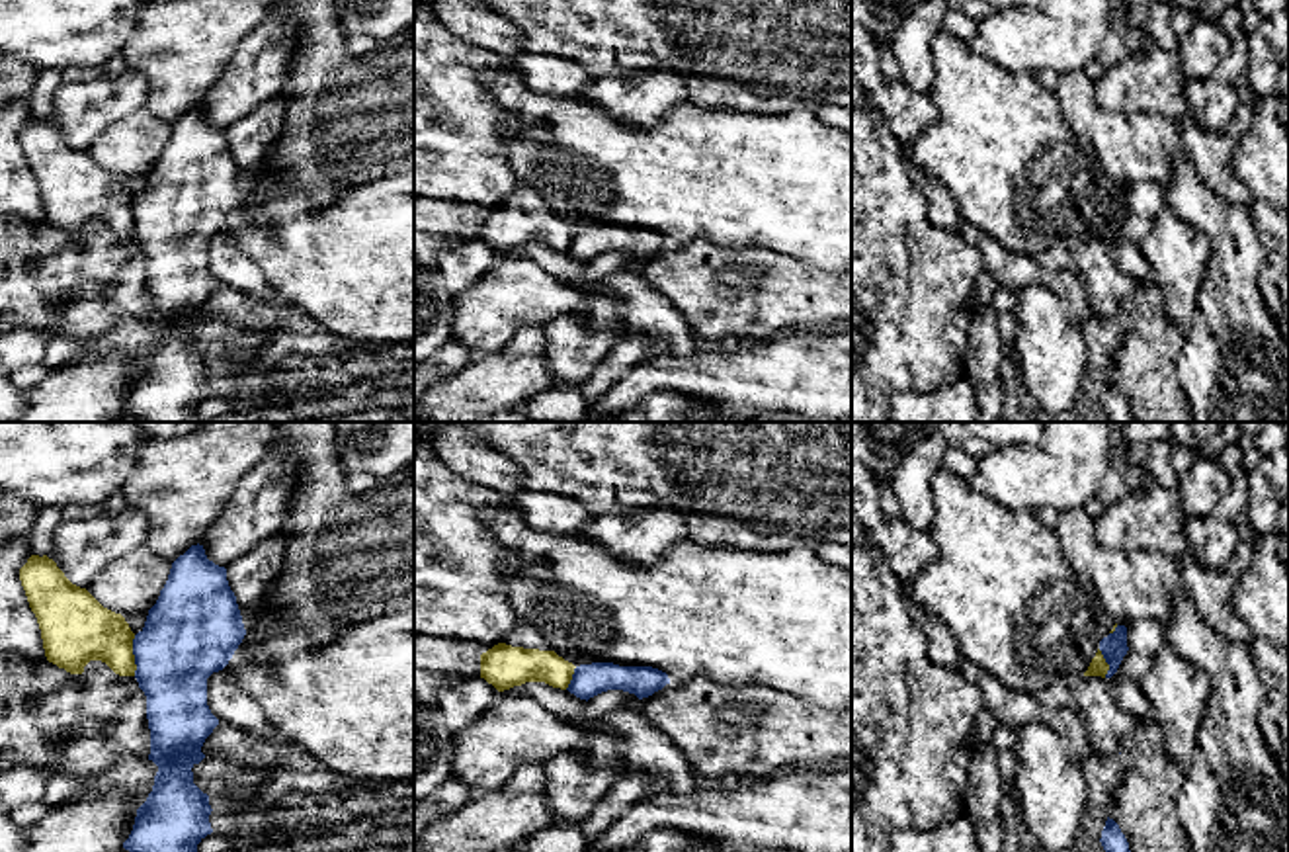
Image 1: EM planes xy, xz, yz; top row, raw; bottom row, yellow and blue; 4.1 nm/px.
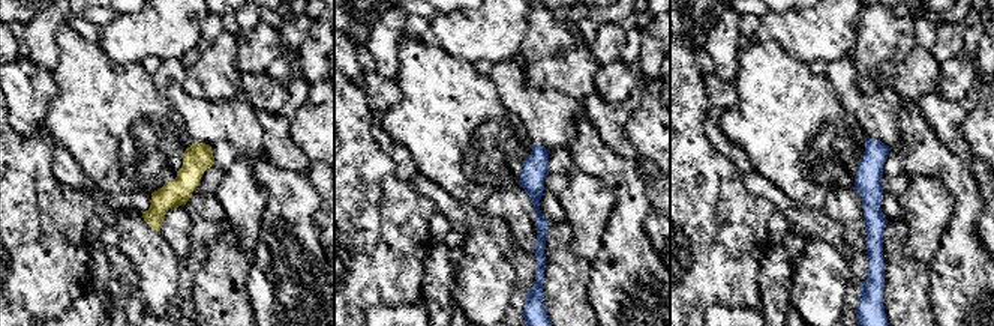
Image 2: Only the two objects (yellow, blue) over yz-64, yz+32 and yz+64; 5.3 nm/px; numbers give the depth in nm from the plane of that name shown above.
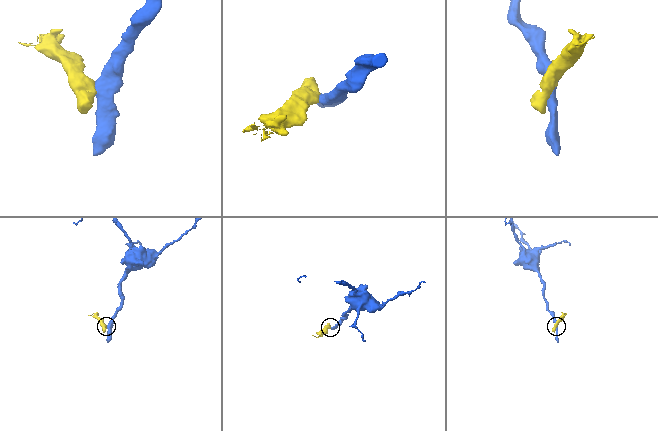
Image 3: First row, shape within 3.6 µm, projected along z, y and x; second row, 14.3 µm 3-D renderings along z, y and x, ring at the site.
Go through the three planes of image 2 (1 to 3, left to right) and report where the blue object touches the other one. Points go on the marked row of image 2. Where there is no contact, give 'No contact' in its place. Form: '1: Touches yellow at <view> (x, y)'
1: No contact
2: No contact
3: No contact

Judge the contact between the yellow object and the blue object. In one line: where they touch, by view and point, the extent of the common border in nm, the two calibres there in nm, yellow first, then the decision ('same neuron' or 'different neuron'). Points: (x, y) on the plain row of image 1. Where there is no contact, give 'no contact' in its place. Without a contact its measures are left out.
meets yellow in xy at (133, 217); contact 170 nm long; 280 nm thick on the yellow side, 380 nm on the other; different neuron

